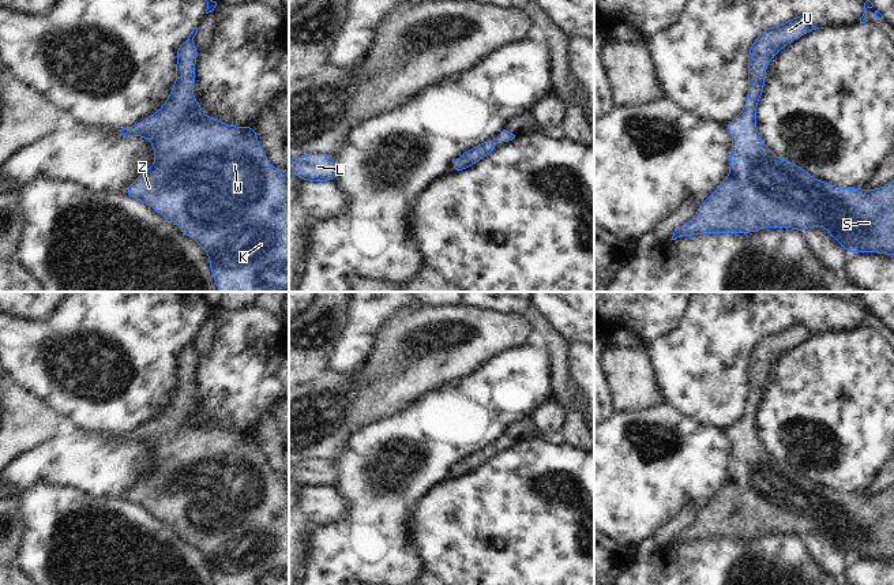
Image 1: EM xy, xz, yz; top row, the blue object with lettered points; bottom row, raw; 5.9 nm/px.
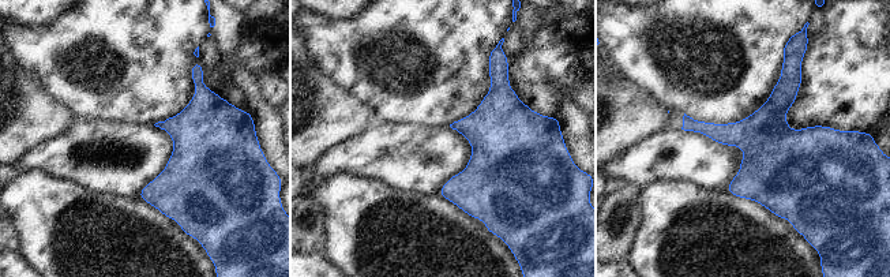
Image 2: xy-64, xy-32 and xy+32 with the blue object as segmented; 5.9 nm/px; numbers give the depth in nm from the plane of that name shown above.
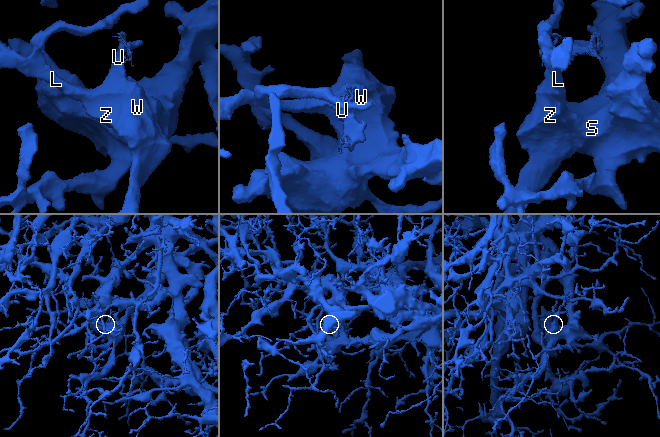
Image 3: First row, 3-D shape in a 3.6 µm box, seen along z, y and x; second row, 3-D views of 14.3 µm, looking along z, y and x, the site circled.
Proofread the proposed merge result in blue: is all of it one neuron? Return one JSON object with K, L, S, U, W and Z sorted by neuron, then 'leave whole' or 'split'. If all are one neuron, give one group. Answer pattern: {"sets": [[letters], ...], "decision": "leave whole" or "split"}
{"sets": [["K", "L", "S", "U", "W", "Z"]], "decision": "leave whole"}

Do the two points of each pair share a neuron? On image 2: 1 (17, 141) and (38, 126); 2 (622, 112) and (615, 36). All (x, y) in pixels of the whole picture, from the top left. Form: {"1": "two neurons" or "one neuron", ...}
{"1": "one neuron", "2": "two neurons"}

